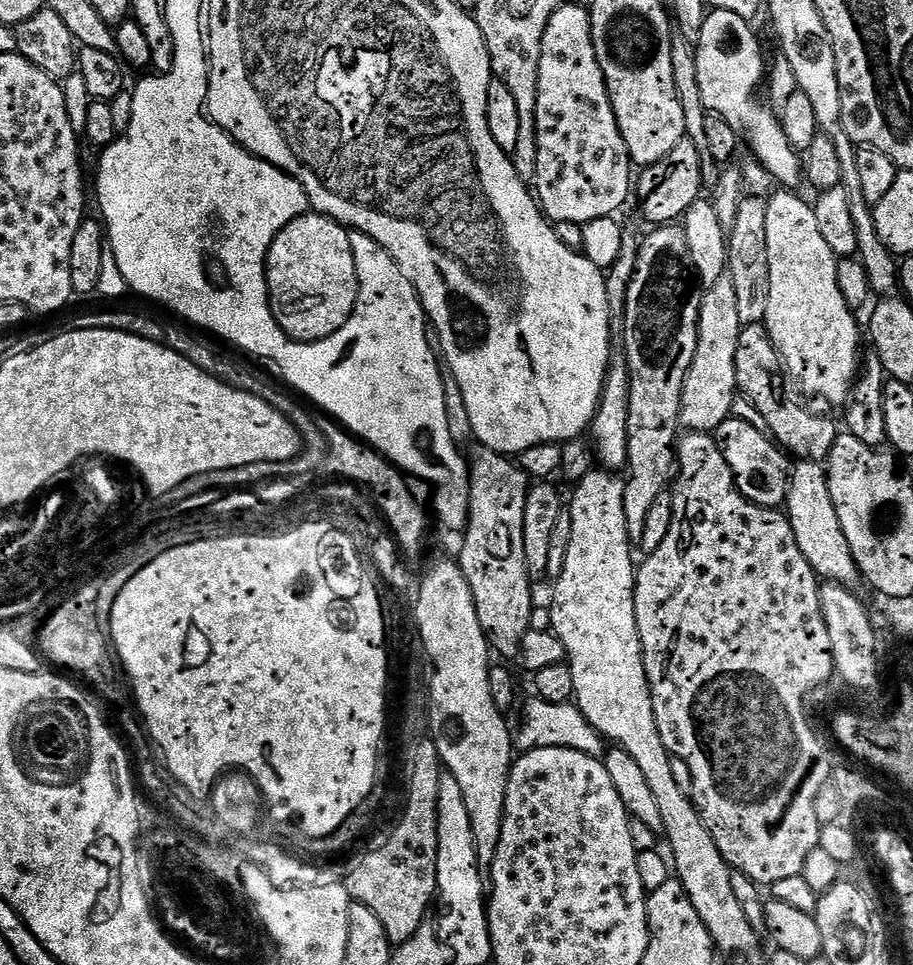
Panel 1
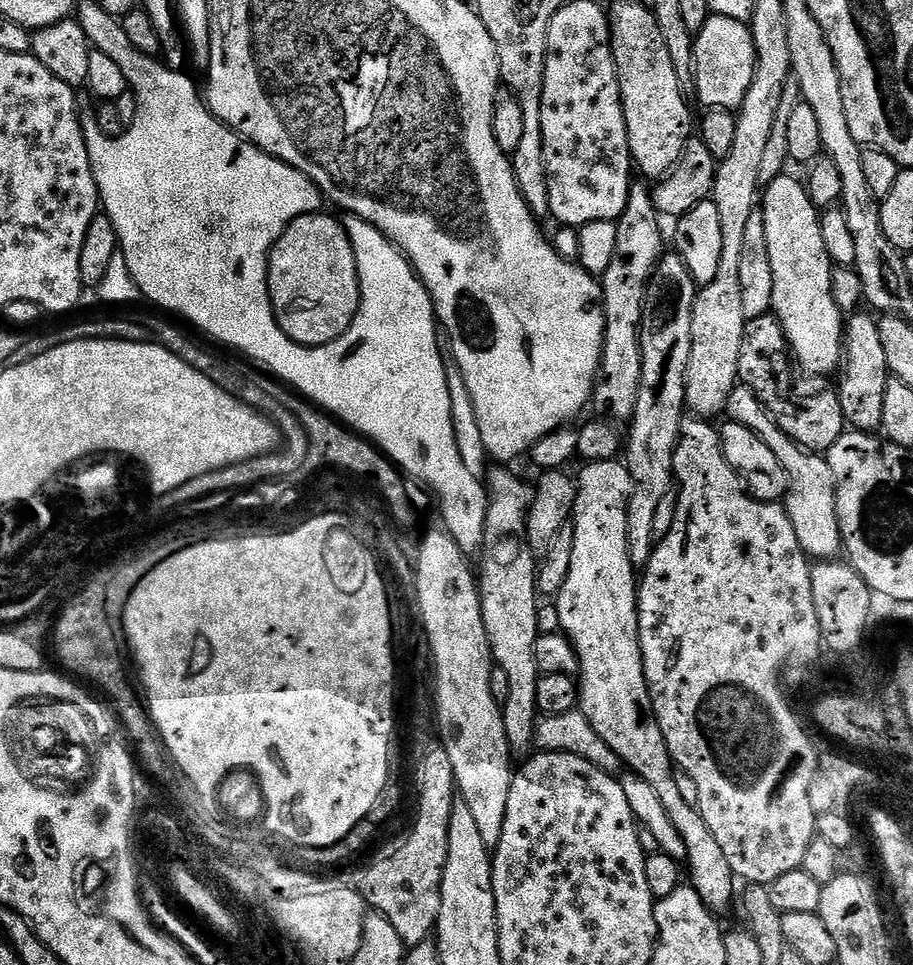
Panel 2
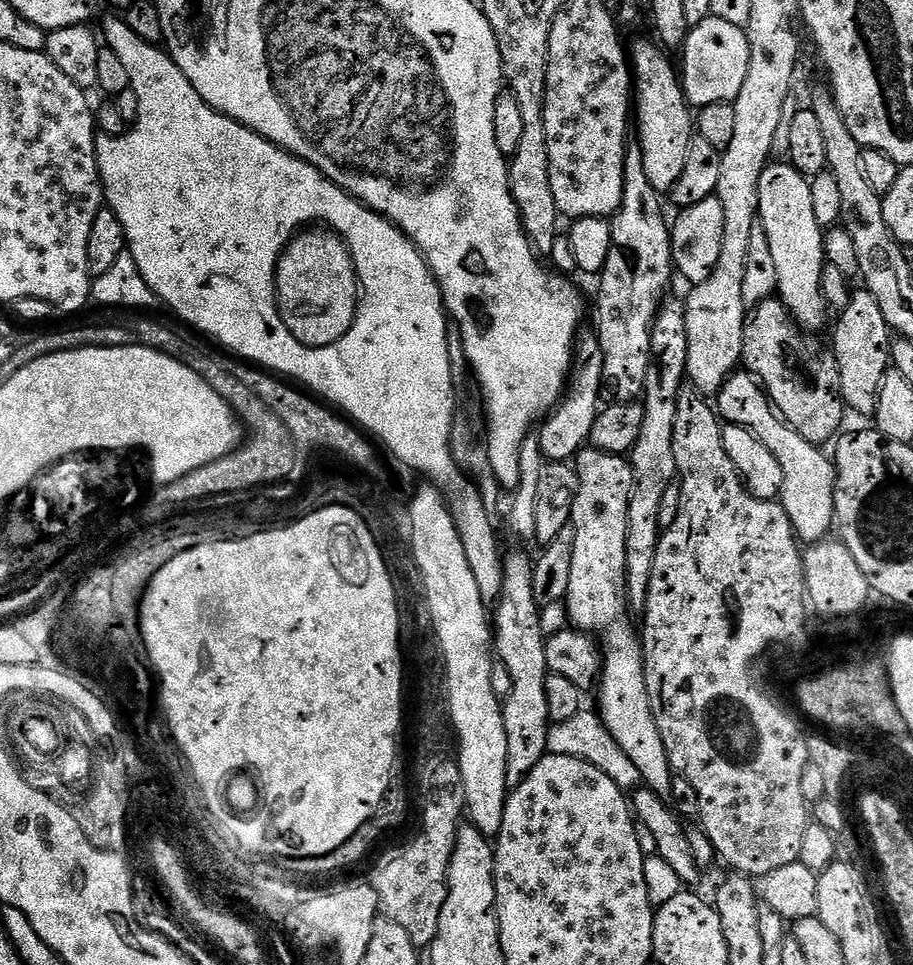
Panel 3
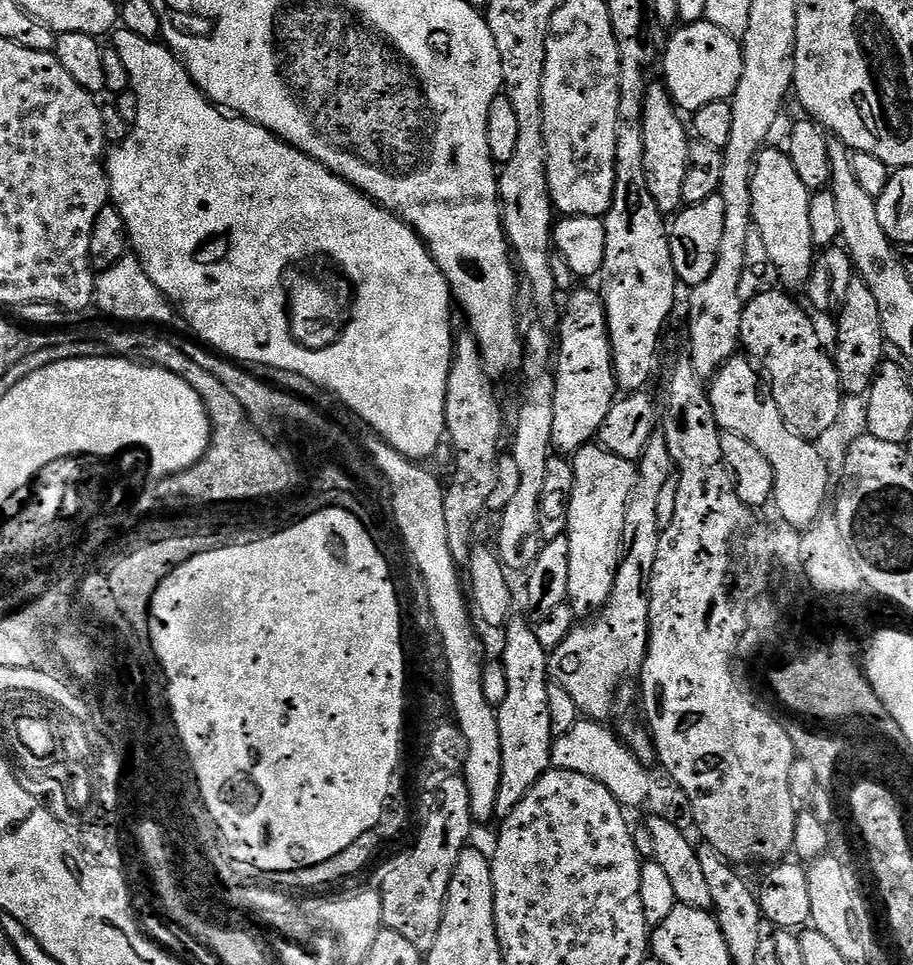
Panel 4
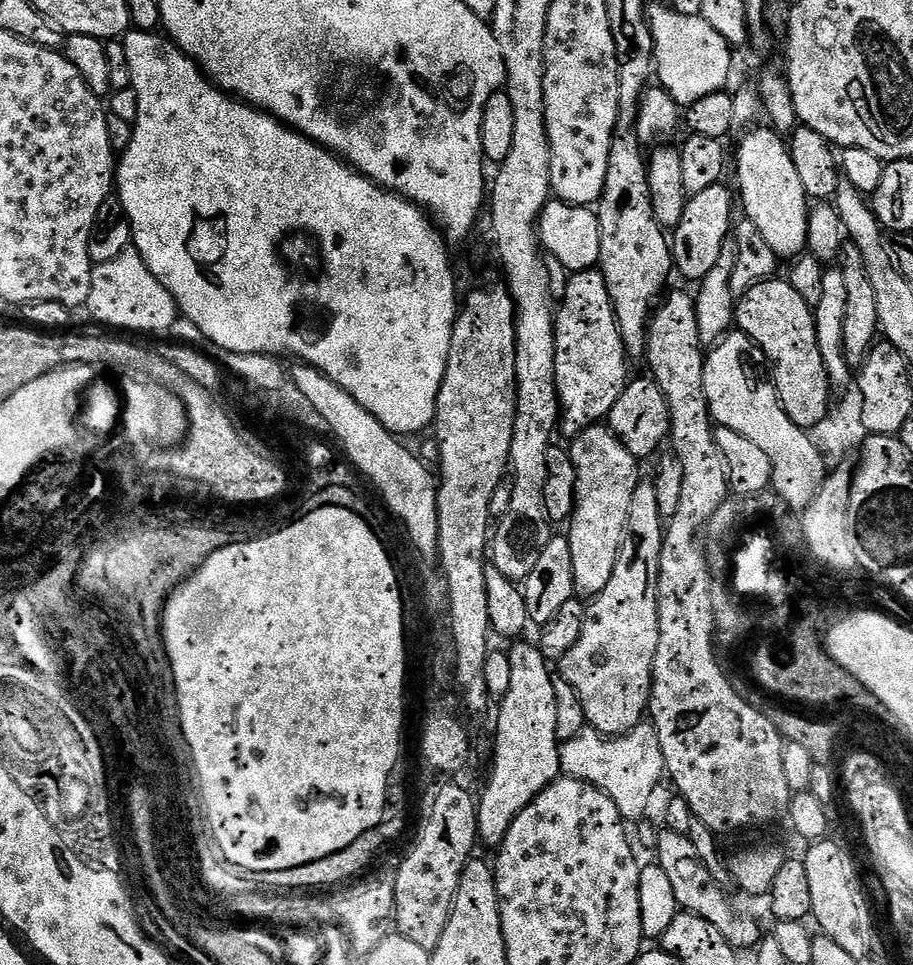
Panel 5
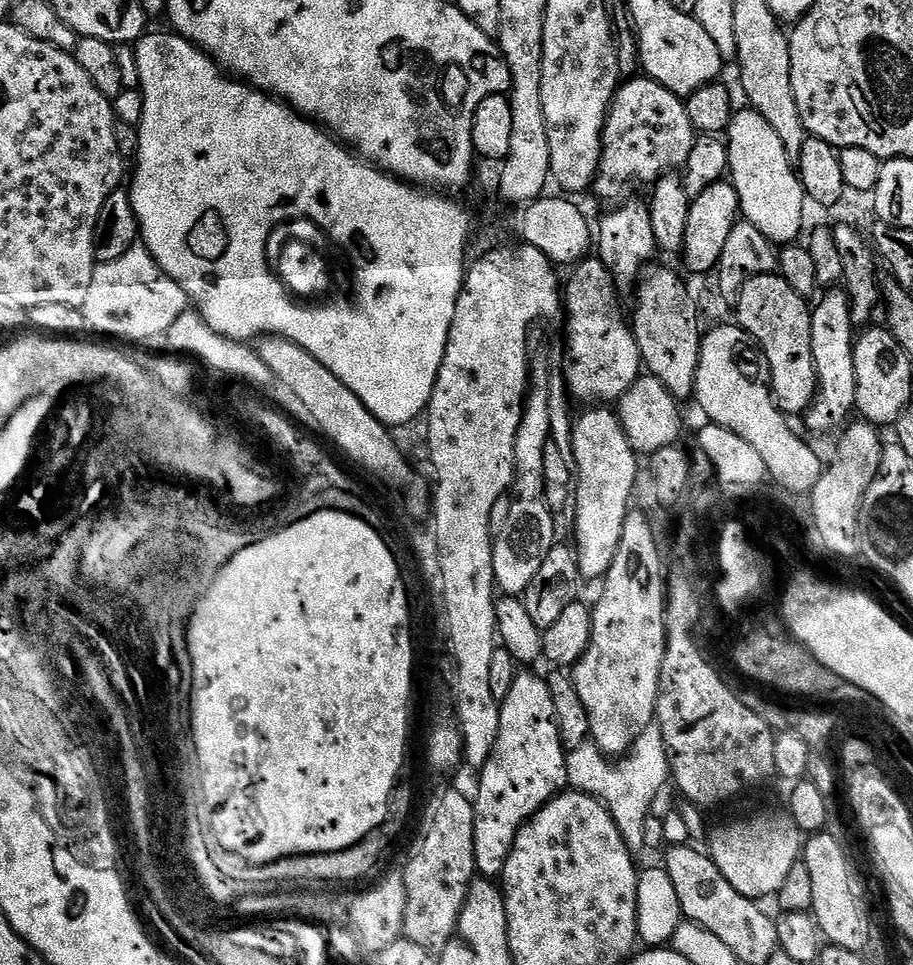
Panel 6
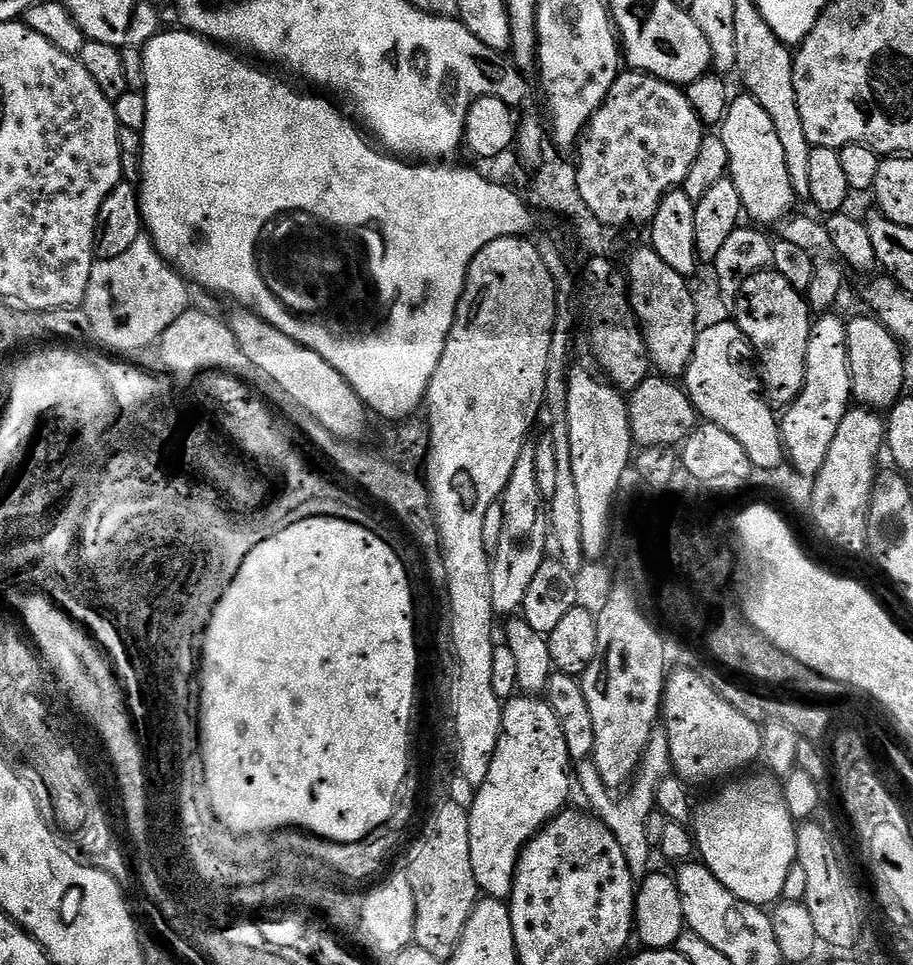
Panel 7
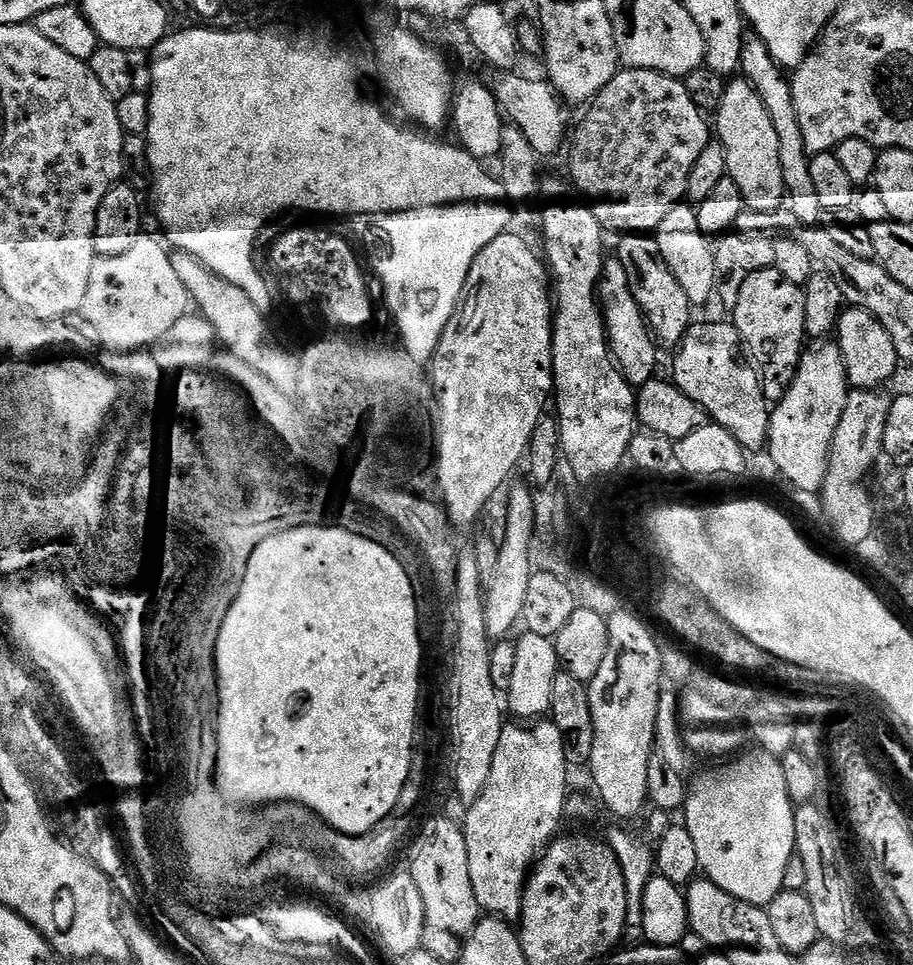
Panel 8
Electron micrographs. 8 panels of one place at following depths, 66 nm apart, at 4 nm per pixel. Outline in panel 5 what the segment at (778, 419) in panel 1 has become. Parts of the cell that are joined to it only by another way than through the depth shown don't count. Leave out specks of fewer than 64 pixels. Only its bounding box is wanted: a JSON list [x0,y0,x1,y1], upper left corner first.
[736,278,834,430]

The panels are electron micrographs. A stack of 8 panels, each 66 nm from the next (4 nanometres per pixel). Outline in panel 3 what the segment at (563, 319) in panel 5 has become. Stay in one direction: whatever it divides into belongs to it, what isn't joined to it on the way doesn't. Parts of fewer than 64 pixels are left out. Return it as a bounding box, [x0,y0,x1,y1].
[539,334,602,462]

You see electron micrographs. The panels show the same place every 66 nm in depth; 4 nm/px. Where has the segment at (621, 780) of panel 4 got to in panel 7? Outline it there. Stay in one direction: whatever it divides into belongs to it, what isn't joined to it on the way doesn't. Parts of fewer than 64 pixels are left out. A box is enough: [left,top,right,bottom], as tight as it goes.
[574,726,674,878]

